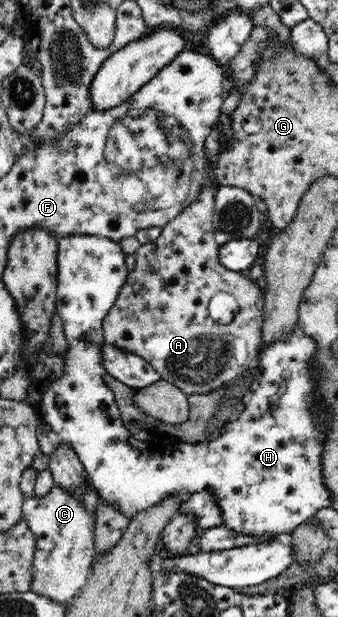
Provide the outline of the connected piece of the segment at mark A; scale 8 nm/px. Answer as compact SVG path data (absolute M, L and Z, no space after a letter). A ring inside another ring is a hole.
M219 121L213 125L212 131L208 133L208 137L204 139L204 161L208 162L208 175L205 176L204 183L202 183L202 189L197 191L197 194L188 202L188 204L182 209L182 211L168 222L162 229L160 235L151 243L142 244L135 253L136 266L130 271L127 281L124 282L124 286L116 299L116 303L111 307L111 310L106 314L106 319L103 323L103 335L104 340L116 348L127 351L134 355L144 358L148 361L152 367L160 374L162 380L173 383L176 387L179 387L181 391L188 397L195 394L210 394L215 392L219 387L225 387L231 383L237 376L242 376L248 367L259 365L260 339L261 339L261 325L264 322L264 314L262 314L261 308L264 307L264 299L262 299L260 287L252 282L245 274L240 272L232 272L223 267L219 261L219 247L221 246L214 239L212 219L215 210L215 193L218 190L218 183L214 174L214 169L218 161L221 151L224 149L222 141L223 128L219 127ZM218 292L226 292L234 296L239 304L239 311L235 315L234 320L229 325L219 325L210 318L208 314L208 305L212 297Z

